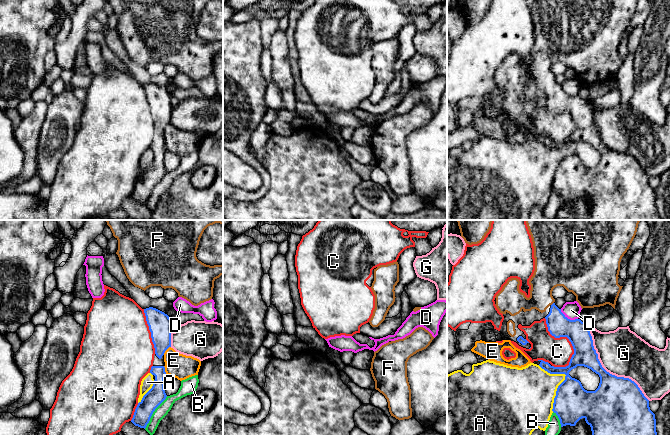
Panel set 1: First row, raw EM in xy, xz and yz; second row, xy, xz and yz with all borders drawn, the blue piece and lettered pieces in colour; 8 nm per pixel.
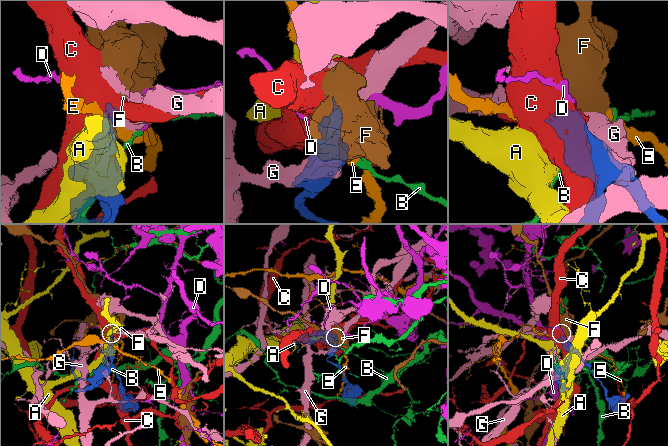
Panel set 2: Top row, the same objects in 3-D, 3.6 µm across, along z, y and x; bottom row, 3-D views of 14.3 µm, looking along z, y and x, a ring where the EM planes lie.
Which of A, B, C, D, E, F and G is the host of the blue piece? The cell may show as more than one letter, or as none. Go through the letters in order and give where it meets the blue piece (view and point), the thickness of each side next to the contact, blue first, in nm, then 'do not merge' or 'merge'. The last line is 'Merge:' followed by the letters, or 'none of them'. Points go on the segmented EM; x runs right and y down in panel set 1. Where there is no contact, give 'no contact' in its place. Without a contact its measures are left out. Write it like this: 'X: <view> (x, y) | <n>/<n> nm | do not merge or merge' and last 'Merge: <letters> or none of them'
A: yz (564, 380) | 300/340 nm | do not merge
B: xy (153, 411) | 150/100 nm | do not merge
C: yz (566, 336) | 180/220 nm | do not merge
D: yz (567, 318) | 180/140 nm | do not merge
E: xy (166, 349) | 180/200 nm | do not merge
F: yz (552, 304) | 180/240 nm | merge
G: yz (606, 371) | 380/380 nm | do not merge
Merge: F

